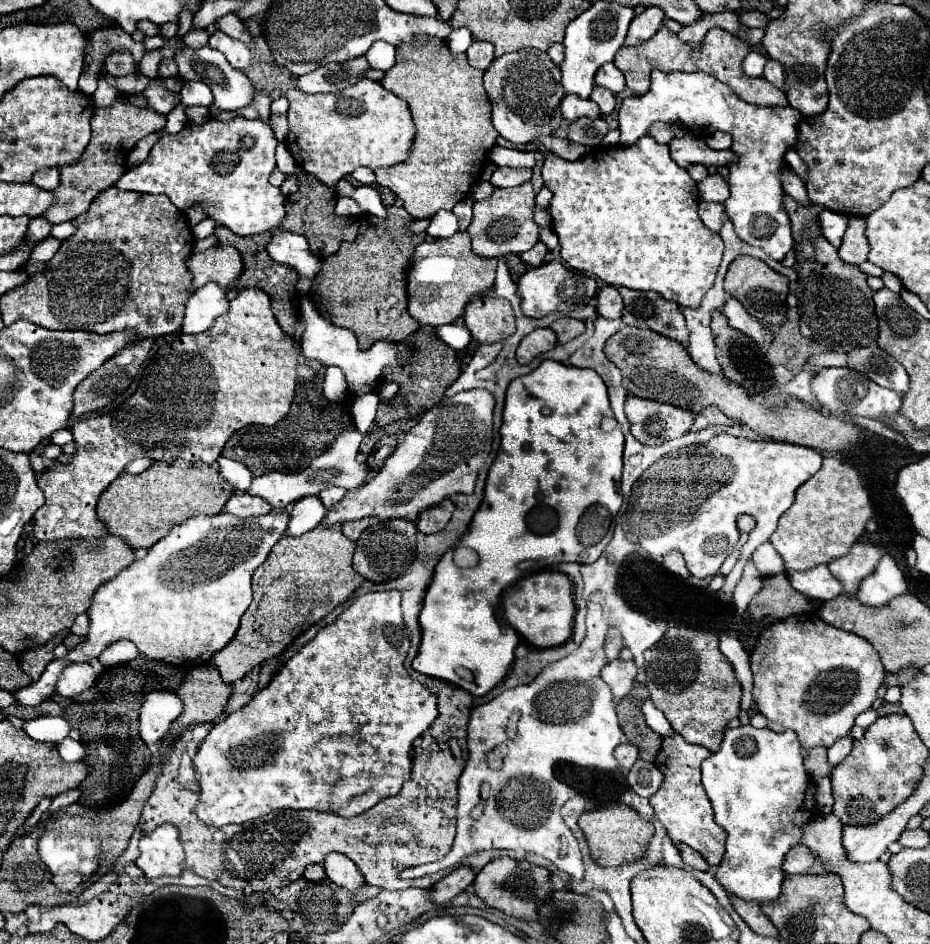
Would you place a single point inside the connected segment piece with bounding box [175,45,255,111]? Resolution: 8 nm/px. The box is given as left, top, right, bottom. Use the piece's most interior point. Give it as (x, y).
(232, 89)

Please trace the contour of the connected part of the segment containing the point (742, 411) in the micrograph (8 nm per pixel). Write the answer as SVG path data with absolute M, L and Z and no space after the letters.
M619 329L613 337L609 337L609 343L605 343L605 355L619 367L623 375L623 387L629 391L629 395L637 395L641 399L671 403L689 409L691 413L699 413L707 405L717 405L729 419L745 423L761 437L797 443L821 451L847 451L863 437L859 427L843 423L833 415L821 415L801 401L789 401L779 411L765 411L755 395L749 395L743 387L733 387L733 383L729 383L721 375L709 375L707 371L701 371L701 367L693 363L687 349L679 341L657 335L651 329Z

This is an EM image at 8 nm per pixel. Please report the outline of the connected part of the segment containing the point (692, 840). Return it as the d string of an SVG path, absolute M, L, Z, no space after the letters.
M677 733L673 737L665 737L655 761L659 771L665 775L665 781L661 789L649 799L649 803L675 845L685 843L693 847L707 859L707 863L711 863L711 867L717 867L725 851L725 831L721 831L721 827L717 827L717 823L713 821L713 807L701 783L701 763L709 755L709 749L685 743L685 739Z

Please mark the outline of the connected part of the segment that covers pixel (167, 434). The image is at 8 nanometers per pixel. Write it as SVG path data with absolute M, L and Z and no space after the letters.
M237 291L229 311L215 321L215 327L201 335L179 335L173 343L157 349L155 357L143 369L137 391L125 401L125 405L135 407L121 407L115 413L81 419L71 427L77 447L71 457L73 461L67 465L55 463L37 479L41 491L45 493L45 505L39 507L39 511L33 515L33 535L39 541L53 541L63 537L105 537L107 531L97 519L95 505L111 481L115 481L125 471L127 463L141 457L163 463L173 463L175 459L203 463L217 461L223 445L237 429L245 425L275 425L289 411L295 385L299 383L295 371L299 363L307 363L315 369L323 367L317 361L307 361L301 355L299 343L281 331L271 311L271 299L265 291Z

